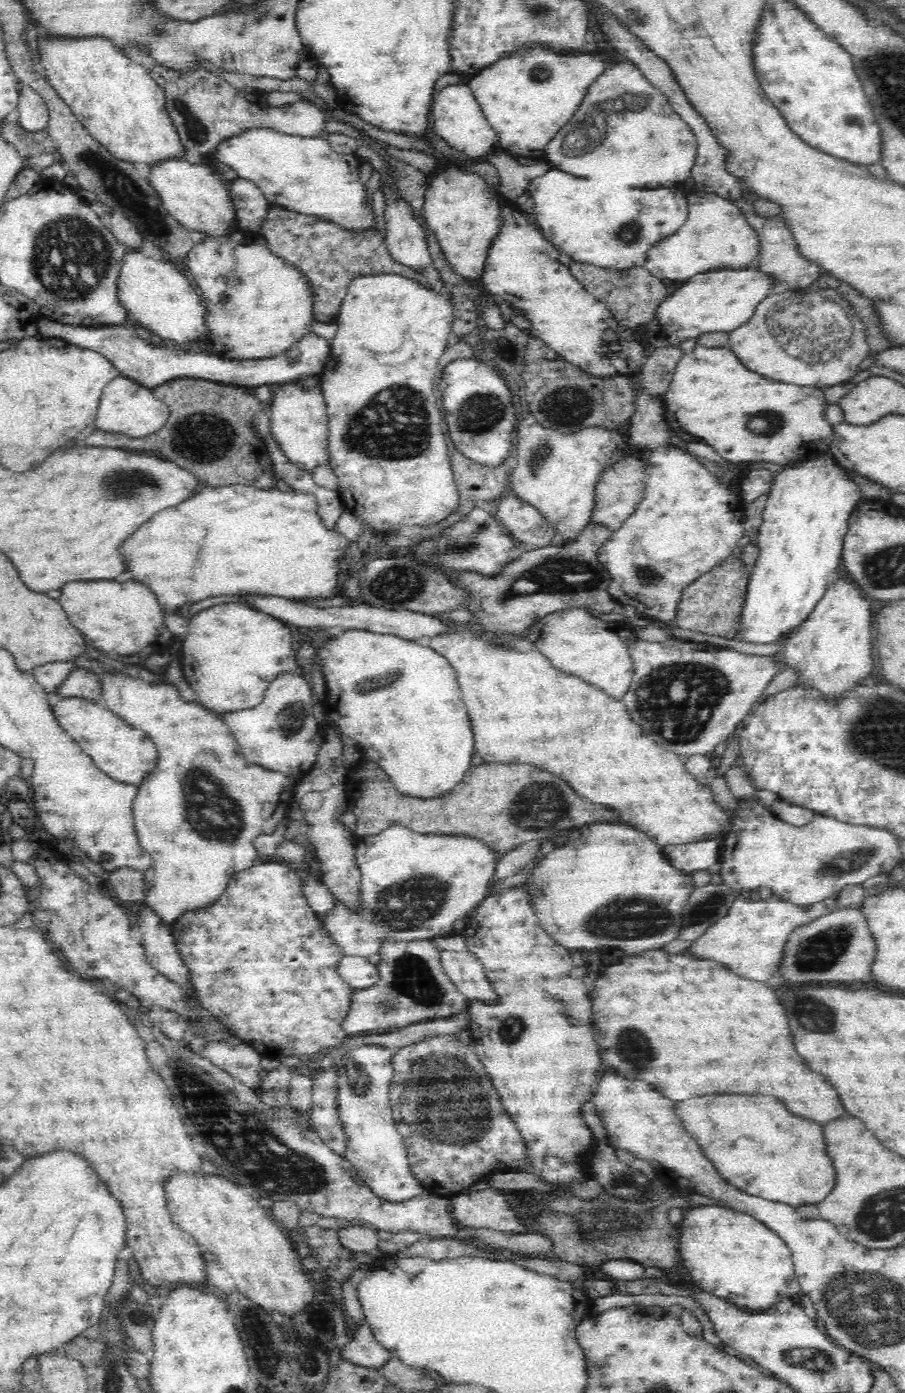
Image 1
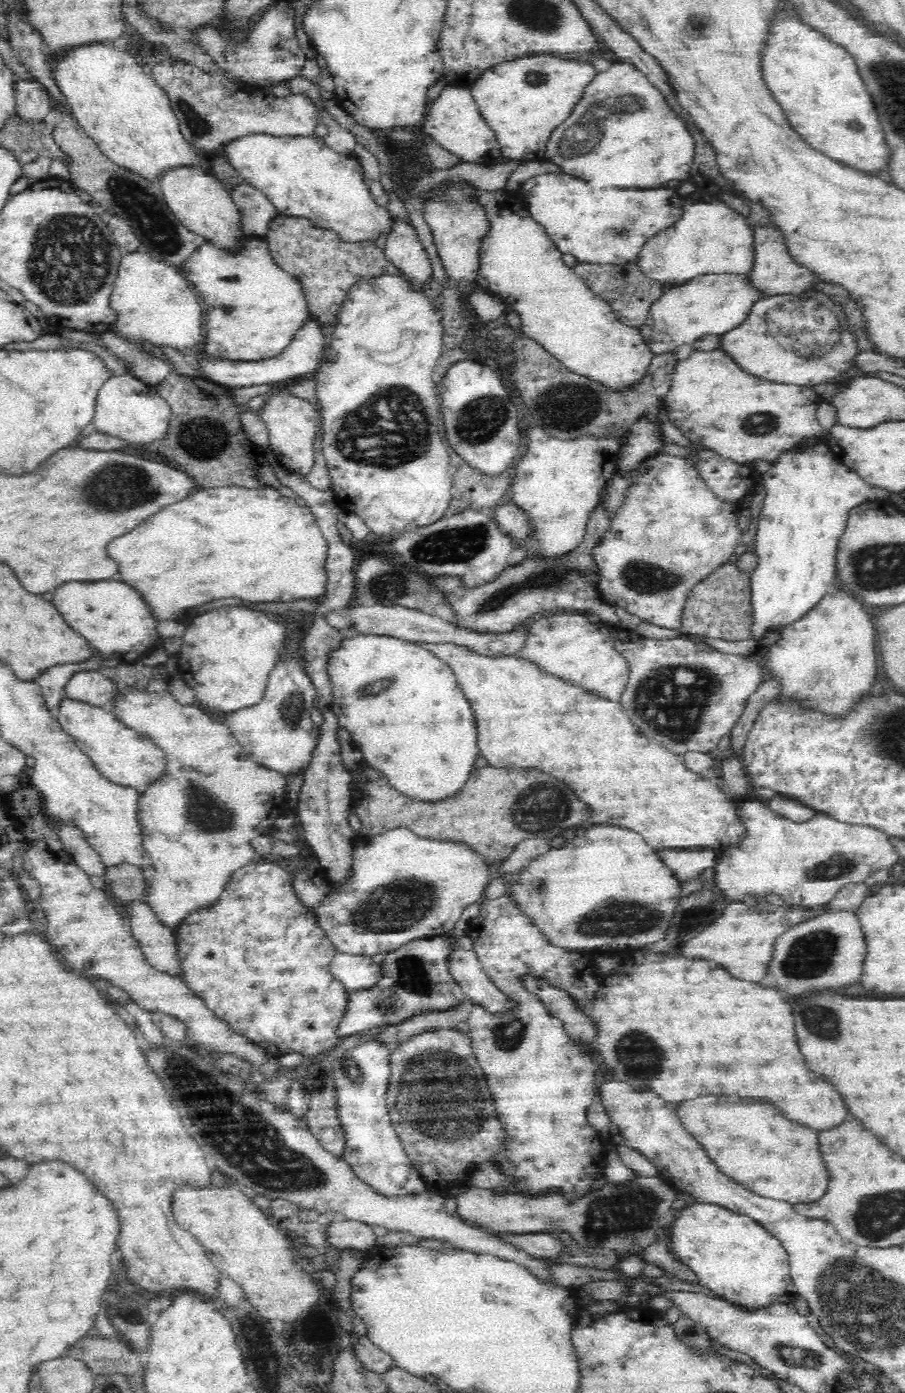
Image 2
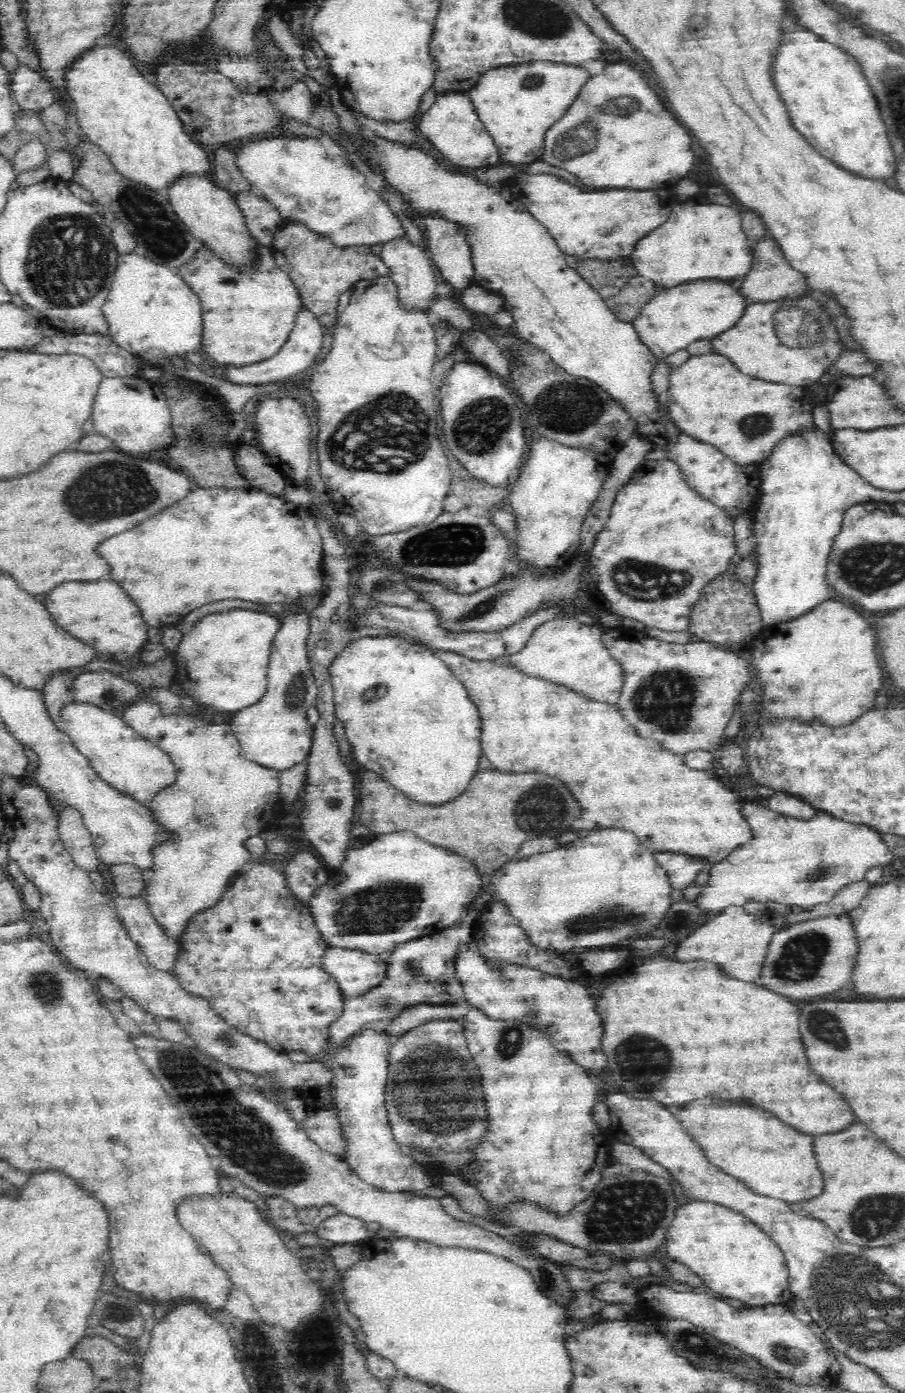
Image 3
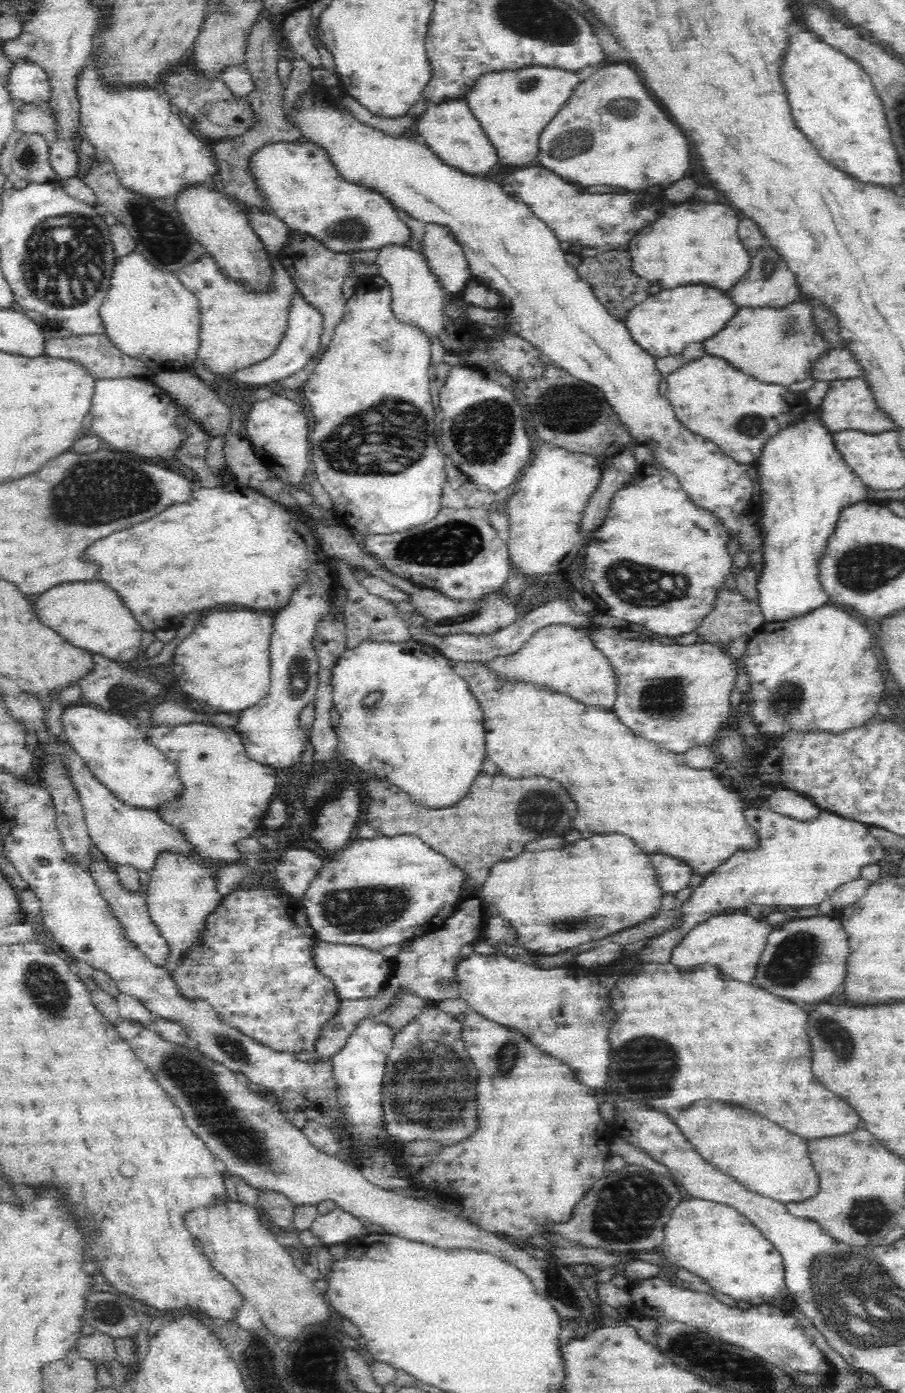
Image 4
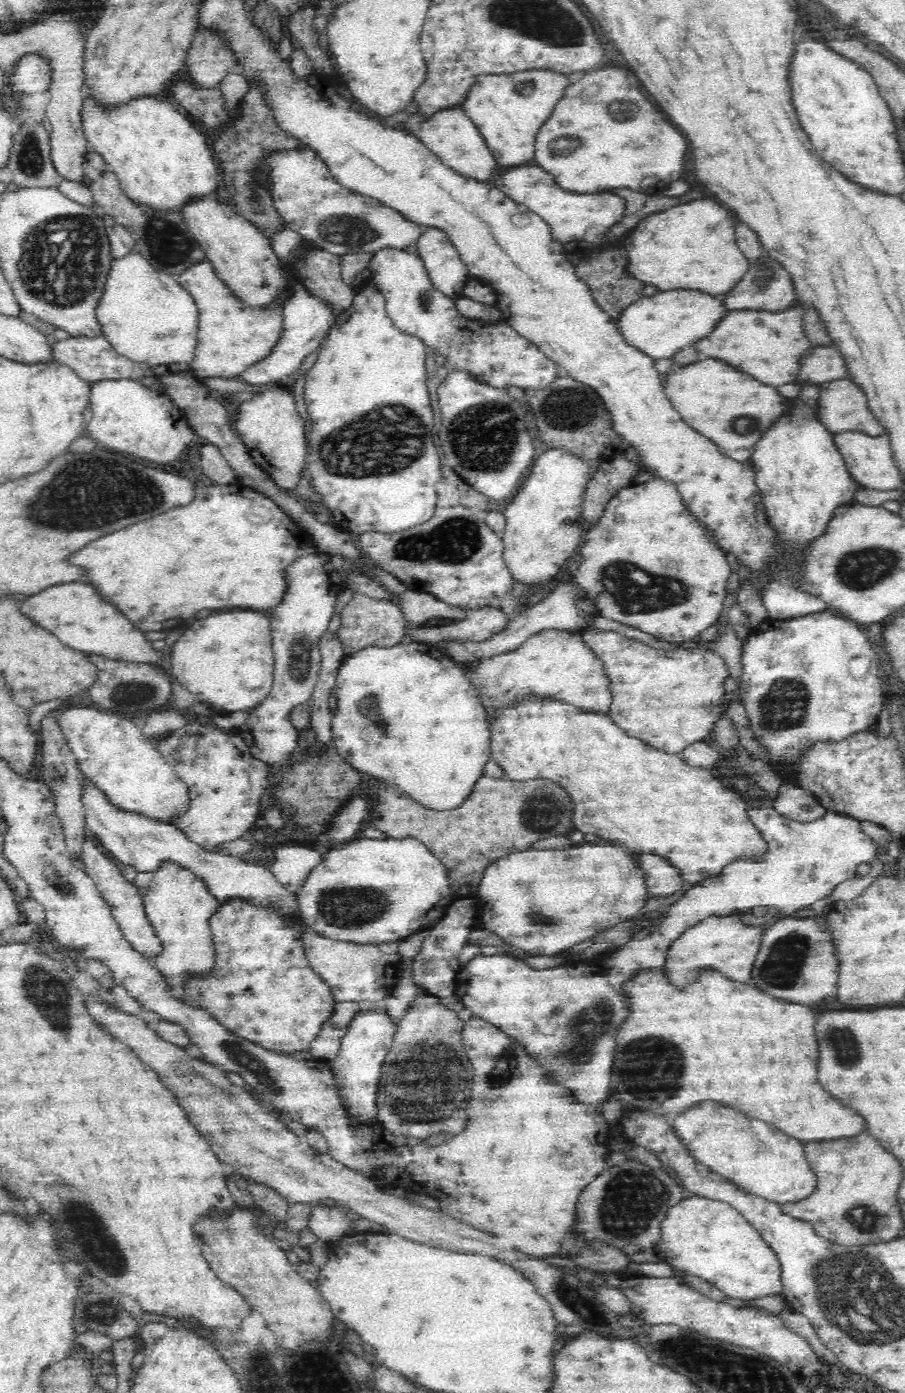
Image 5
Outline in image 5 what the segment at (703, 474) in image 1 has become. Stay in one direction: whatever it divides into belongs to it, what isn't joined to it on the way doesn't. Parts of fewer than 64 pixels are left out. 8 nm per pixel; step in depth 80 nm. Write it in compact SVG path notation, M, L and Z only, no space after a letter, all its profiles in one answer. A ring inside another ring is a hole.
M641 468L631 484L608 501L603 515L585 528L584 546L580 550L580 564L574 572L574 580L581 596L592 598L598 616L652 634L656 640L690 645L690 640L700 632L718 625L728 596L726 582L730 578L731 567L725 555L706 540L706 532L686 516L686 508L682 508L678 496L680 493L674 486L662 484L657 476ZM672 560L678 562L676 568L664 564Z

